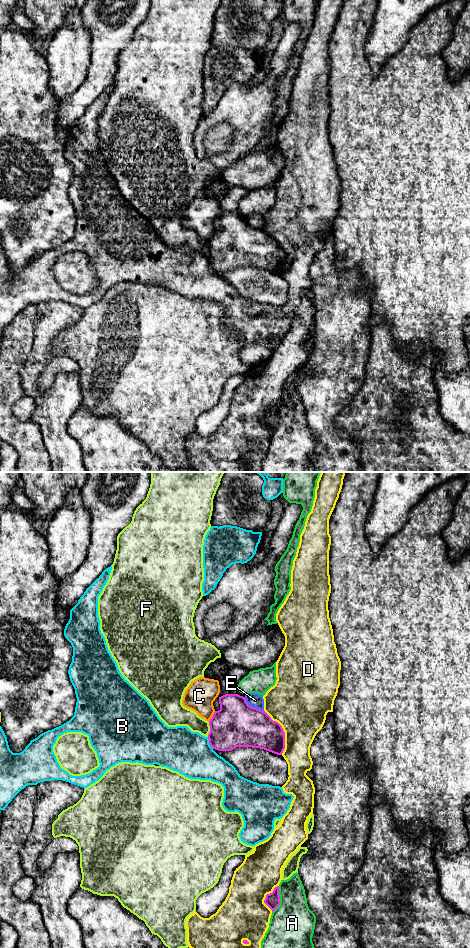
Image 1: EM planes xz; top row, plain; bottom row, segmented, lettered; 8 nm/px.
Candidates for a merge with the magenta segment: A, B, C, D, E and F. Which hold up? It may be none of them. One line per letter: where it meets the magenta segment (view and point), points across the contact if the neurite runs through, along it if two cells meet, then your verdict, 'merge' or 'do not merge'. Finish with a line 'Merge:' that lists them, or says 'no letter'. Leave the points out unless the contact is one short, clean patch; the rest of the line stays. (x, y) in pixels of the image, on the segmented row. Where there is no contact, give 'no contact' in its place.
A: meets magenta in xz at (279, 899); do not merge
B: meets magenta in xz at (209, 743); do not merge
C: meets magenta in xz at (212, 716); border along xz (215, 711), (208, 721); do not merge
D: meets magenta in xz at (284, 732); do not merge
E: meets magenta in xz at (253, 707); do not merge
F: meets magenta in xz at (210, 729); do not merge
Merge: no letter

